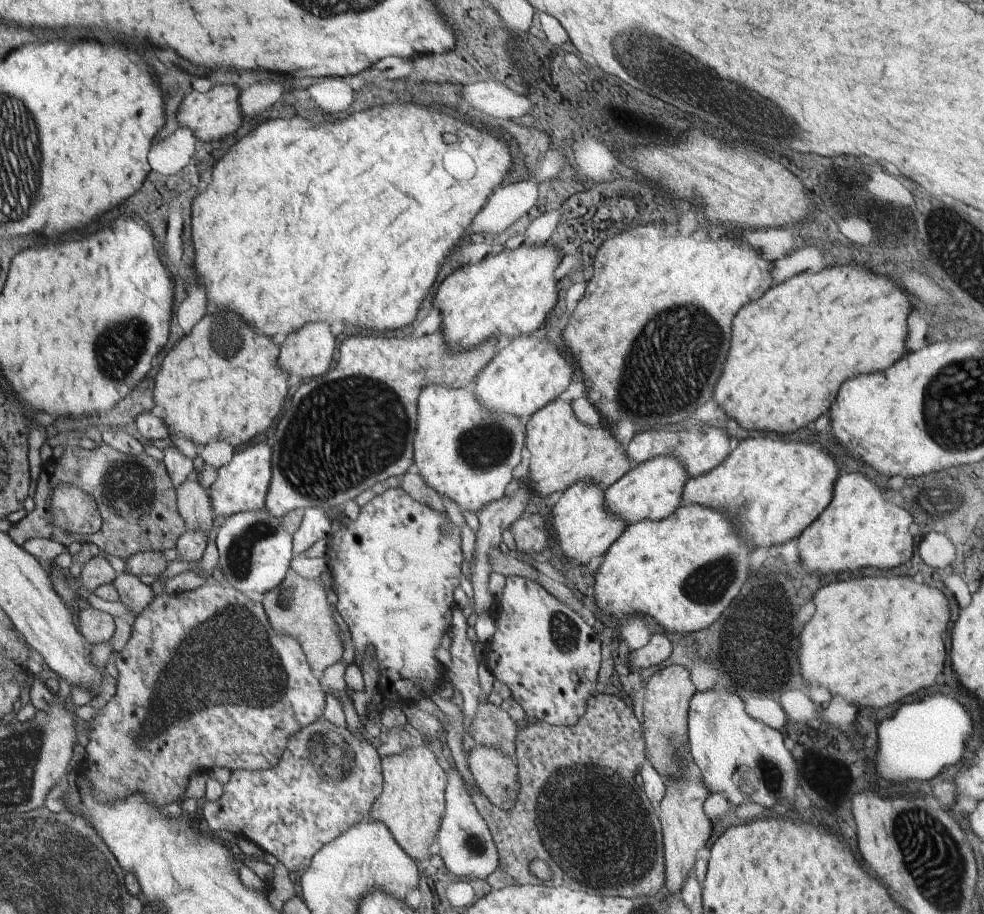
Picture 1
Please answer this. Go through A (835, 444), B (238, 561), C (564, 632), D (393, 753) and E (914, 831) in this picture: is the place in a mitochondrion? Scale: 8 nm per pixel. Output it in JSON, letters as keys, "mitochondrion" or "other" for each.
{"A":"other","B":"mitochondrion","C":"mitochondrion","D":"other","E":"mitochondrion"}

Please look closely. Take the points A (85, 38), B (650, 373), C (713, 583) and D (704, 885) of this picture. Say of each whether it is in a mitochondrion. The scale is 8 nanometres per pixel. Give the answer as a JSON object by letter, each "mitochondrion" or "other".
{"A":"other","B":"mitochondrion","C":"mitochondrion","D":"other"}

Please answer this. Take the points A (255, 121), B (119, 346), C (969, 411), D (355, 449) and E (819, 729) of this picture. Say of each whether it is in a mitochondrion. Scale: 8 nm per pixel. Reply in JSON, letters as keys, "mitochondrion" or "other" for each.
{"A":"other","B":"mitochondrion","C":"mitochondrion","D":"mitochondrion","E":"other"}

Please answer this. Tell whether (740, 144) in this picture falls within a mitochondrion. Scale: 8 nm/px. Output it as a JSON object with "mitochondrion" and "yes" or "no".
{"mitochondrion":"yes"}

